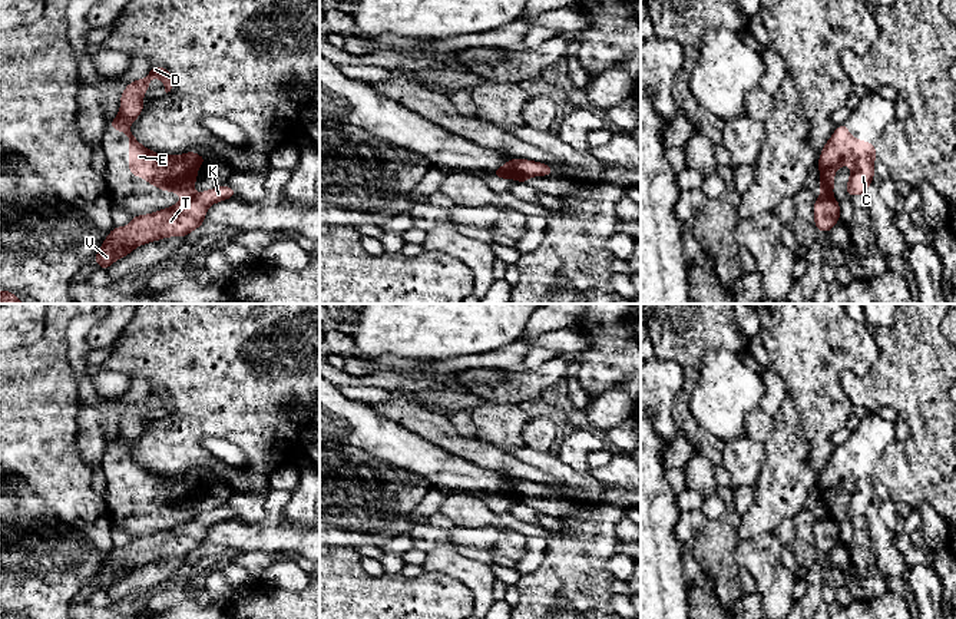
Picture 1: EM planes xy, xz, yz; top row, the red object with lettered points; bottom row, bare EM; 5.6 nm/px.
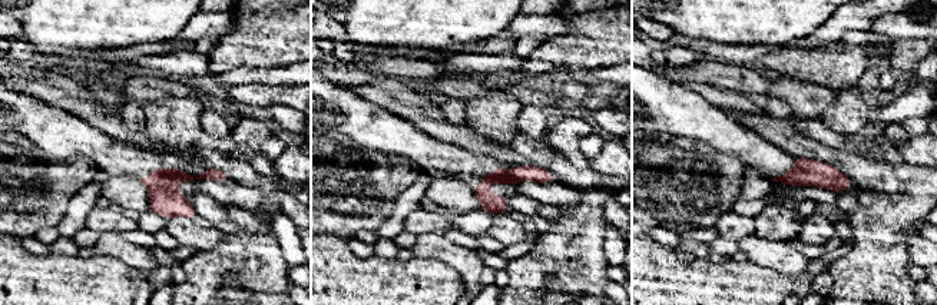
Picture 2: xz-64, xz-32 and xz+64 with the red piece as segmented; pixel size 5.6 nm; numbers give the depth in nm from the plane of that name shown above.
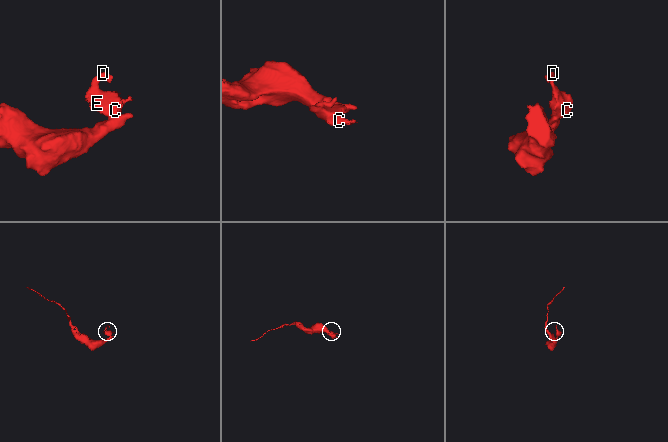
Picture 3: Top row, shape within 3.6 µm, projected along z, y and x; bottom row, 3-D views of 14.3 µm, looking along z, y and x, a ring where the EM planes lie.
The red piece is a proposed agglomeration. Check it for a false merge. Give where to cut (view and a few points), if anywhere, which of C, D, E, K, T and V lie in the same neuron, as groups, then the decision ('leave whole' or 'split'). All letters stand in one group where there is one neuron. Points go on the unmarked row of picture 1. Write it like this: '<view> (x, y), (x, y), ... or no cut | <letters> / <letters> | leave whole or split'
xz (506, 483), (503, 490), (509, 497) | C D E / K T V | split

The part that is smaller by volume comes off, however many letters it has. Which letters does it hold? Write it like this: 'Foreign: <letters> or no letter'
Foreign: C, D, E

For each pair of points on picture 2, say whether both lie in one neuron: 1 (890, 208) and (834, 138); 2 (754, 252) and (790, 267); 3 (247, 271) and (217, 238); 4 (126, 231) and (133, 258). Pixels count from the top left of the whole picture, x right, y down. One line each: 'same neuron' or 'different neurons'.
1: different neurons
2: same neuron
3: different neurons
4: different neurons

